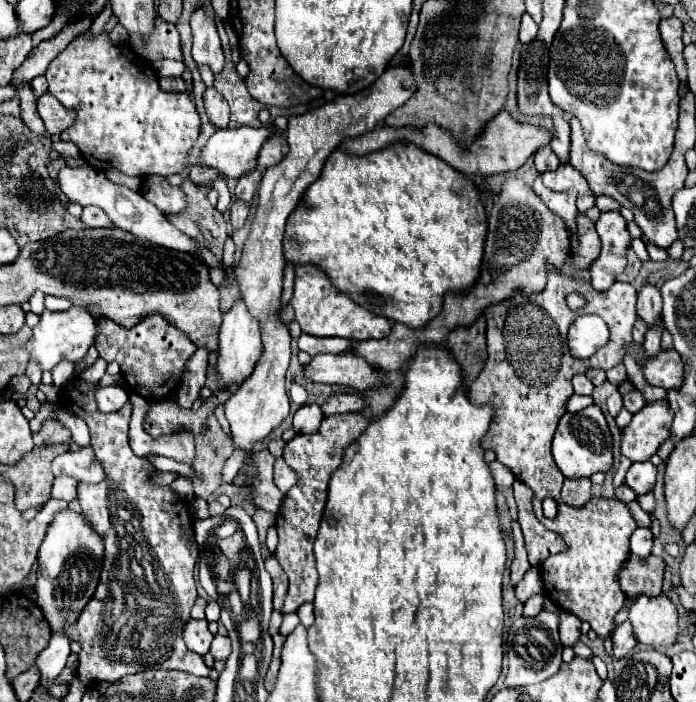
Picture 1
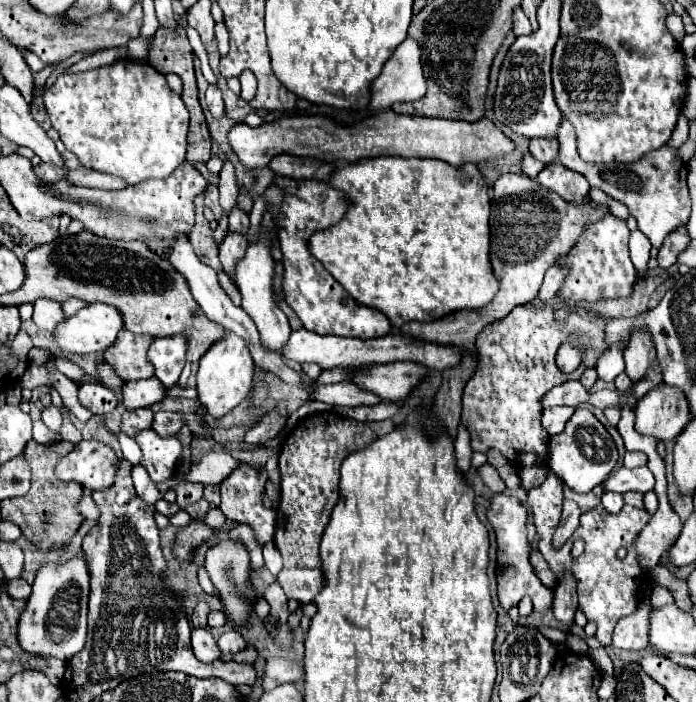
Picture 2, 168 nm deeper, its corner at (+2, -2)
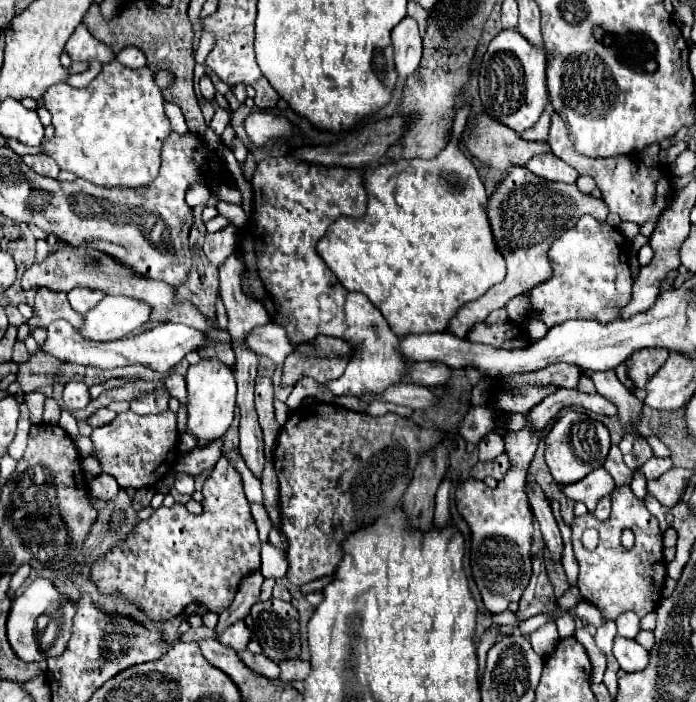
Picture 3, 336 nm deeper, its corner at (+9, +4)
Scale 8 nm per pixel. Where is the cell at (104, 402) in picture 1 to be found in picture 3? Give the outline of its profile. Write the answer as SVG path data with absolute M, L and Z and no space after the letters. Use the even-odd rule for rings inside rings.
M74 380L68 382L68 384L64 386L62 400L64 400L66 410L80 410L80 408L84 408L84 406L90 402L88 386L82 384L82 382L74 382Z

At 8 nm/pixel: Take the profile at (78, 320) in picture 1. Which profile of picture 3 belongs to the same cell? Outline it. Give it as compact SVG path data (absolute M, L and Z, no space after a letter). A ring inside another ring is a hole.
M106 296L92 312L84 316L84 328L80 330L86 338L108 342L124 338L134 330L142 328L150 318L150 304L124 296Z

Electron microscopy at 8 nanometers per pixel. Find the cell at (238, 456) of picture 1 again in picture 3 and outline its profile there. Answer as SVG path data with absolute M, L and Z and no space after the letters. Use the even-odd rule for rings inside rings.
M316 336L310 342L296 346L292 354L284 360L282 380L294 386L300 378L308 376L320 384L328 384L340 378L354 354L354 344L334 336ZM344 360L344 370L342 370Z

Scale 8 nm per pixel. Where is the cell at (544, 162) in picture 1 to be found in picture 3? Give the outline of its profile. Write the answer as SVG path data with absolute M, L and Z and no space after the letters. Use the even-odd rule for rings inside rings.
M550 110L542 112L538 122L532 128L528 128L524 134L520 134L520 136L524 140L540 140L540 142L544 142L548 138L548 130L550 130Z

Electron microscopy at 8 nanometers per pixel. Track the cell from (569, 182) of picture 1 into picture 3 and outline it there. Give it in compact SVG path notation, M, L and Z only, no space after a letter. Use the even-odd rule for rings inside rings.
M542 154L542 156L530 158L526 168L544 180L558 180L558 182L574 184L578 178L578 172L574 168L568 168L568 164L564 164L560 158L552 156L552 154Z

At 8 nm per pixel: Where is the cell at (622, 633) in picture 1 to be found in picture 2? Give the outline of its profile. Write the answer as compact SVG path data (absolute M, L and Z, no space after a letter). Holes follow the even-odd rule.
M641 604L637 612L621 618L613 630L611 646L615 650L643 650L649 646L647 638L647 614L651 606Z

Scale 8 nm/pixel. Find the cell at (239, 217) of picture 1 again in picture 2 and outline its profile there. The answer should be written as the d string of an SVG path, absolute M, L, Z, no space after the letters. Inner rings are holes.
M229 232L223 246L219 248L219 258L223 264L223 270L231 276L231 266L245 254L247 250L247 238L241 232Z

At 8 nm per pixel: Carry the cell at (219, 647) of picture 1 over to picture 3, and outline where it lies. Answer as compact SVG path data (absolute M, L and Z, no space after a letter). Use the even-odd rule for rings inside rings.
M242 620L236 622L236 624L232 624L232 628L224 630L224 636L220 636L220 644L230 646L236 652L246 650L248 642L250 642L250 630L246 628L246 624Z

